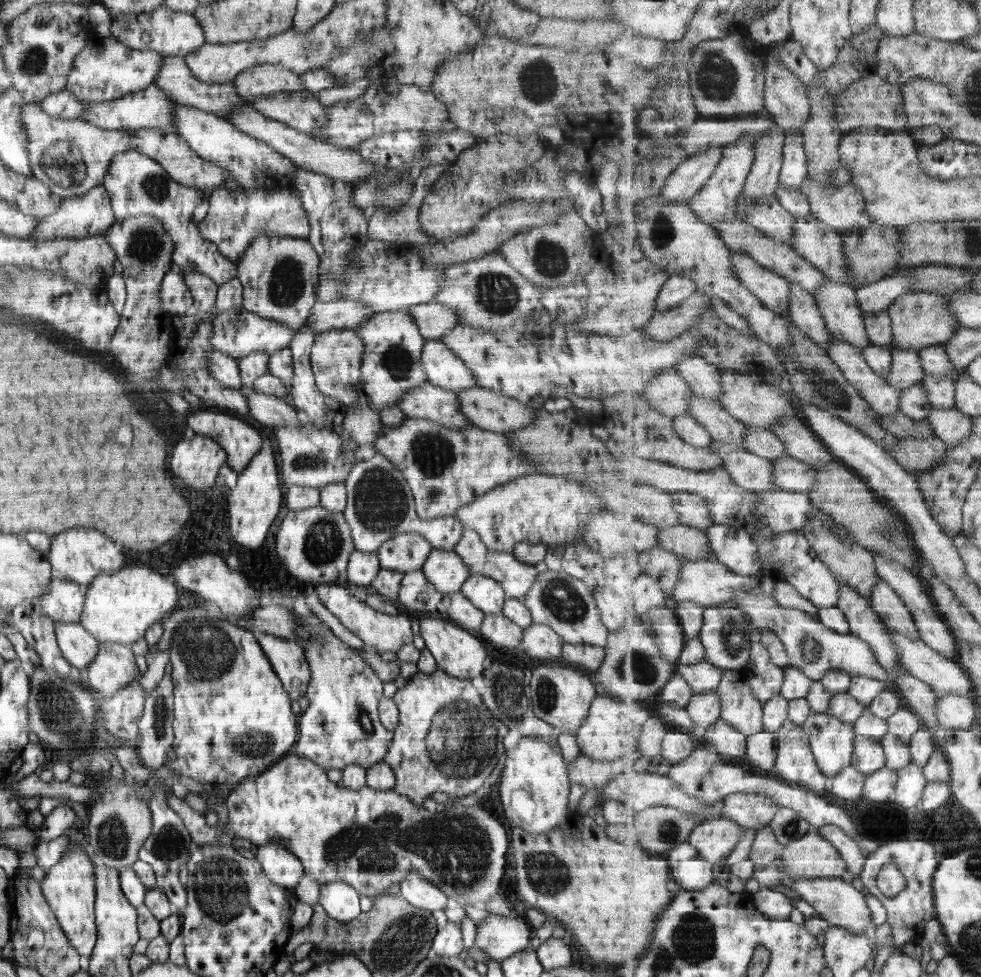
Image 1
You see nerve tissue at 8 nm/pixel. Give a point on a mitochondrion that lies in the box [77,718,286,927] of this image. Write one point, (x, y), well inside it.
(113, 837)

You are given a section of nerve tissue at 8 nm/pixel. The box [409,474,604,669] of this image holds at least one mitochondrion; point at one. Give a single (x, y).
(560, 598)

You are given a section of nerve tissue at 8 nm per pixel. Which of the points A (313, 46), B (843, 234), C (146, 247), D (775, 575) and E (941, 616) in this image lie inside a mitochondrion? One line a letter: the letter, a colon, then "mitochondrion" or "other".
A: mitochondrion
B: other
C: mitochondrion
D: other
E: other

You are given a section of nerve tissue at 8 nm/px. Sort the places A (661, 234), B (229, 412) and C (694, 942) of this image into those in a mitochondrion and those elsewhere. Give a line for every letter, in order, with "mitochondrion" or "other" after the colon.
A: mitochondrion
B: other
C: mitochondrion

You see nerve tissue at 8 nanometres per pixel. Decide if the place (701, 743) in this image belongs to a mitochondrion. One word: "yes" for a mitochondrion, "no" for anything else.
no

